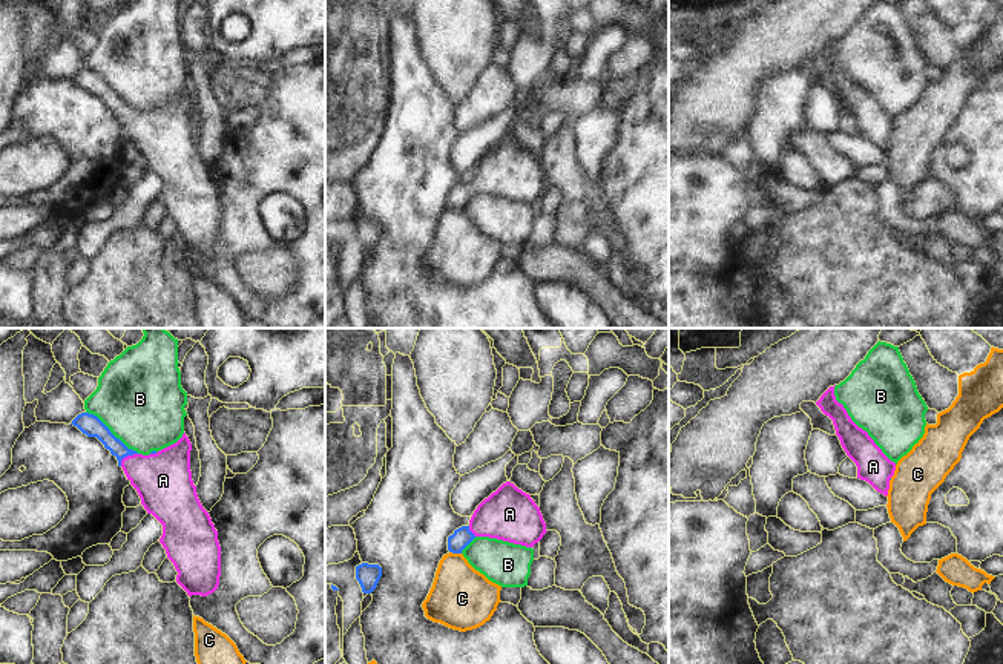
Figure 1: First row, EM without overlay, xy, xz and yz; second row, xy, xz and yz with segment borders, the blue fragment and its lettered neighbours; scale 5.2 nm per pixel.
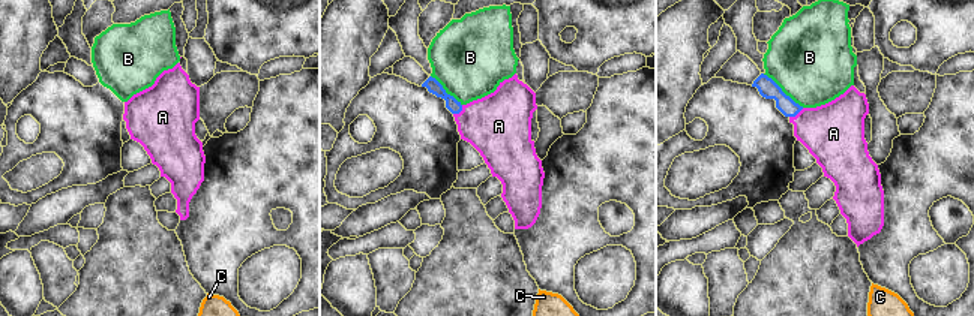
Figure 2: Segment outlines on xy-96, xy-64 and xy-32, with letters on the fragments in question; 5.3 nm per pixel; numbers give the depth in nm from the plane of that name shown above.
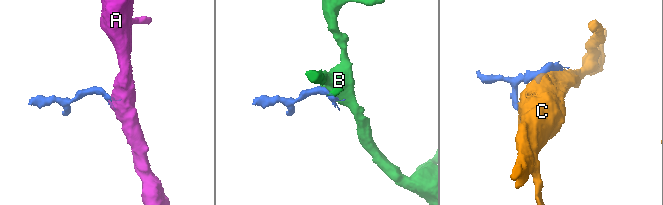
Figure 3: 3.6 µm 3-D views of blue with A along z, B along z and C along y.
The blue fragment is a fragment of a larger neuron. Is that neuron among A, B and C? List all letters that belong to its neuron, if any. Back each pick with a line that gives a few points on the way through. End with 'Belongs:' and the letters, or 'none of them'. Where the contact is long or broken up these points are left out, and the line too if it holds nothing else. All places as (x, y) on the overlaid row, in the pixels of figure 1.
A: way xy (91, 425), (126, 456), (140, 470), (163, 480)
Belongs: A

